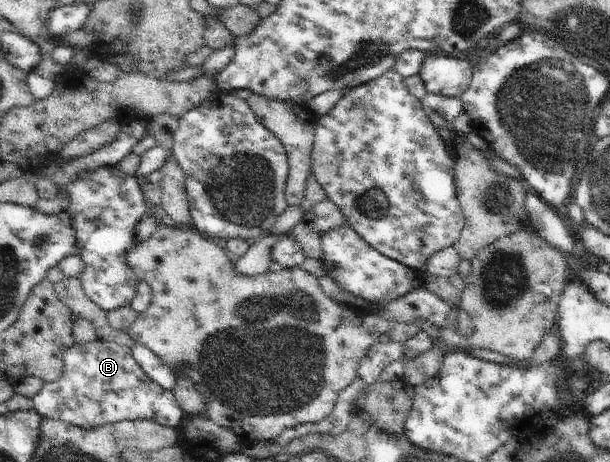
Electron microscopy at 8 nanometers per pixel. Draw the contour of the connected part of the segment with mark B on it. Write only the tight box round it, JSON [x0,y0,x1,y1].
[32,339,183,429]

